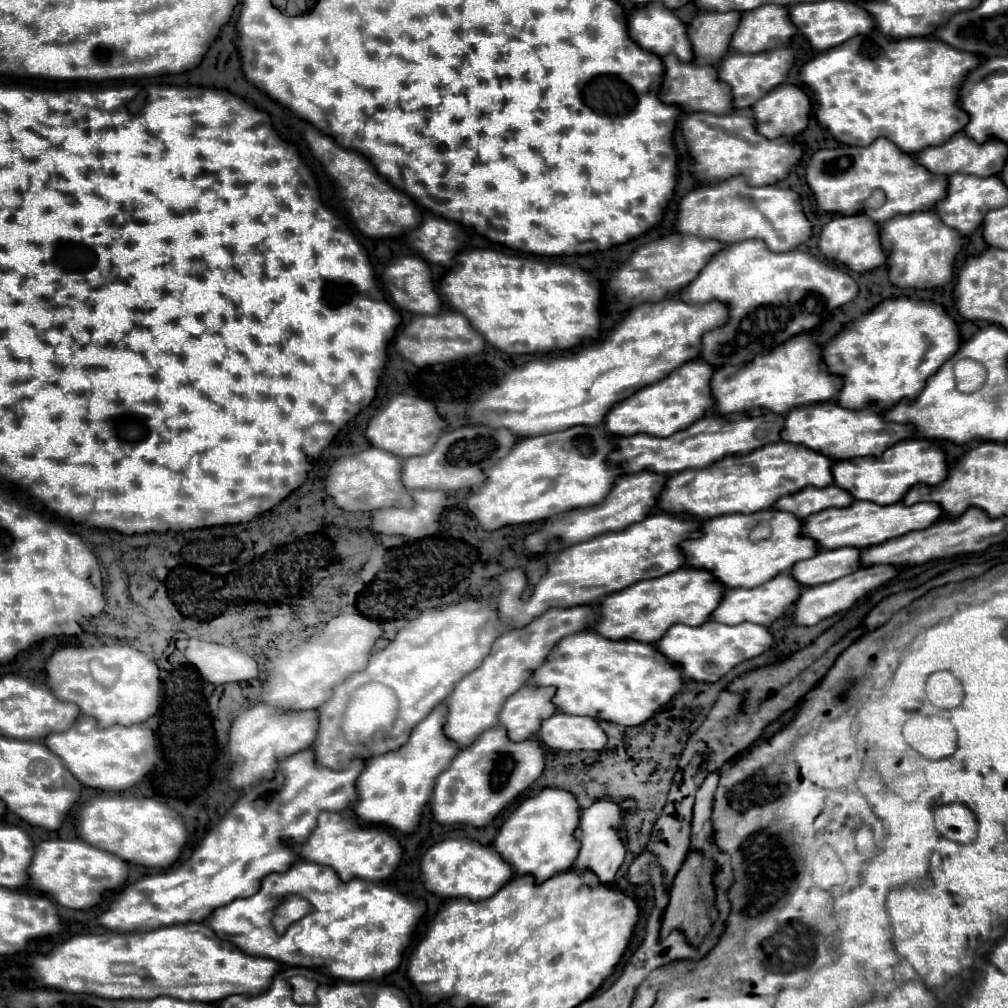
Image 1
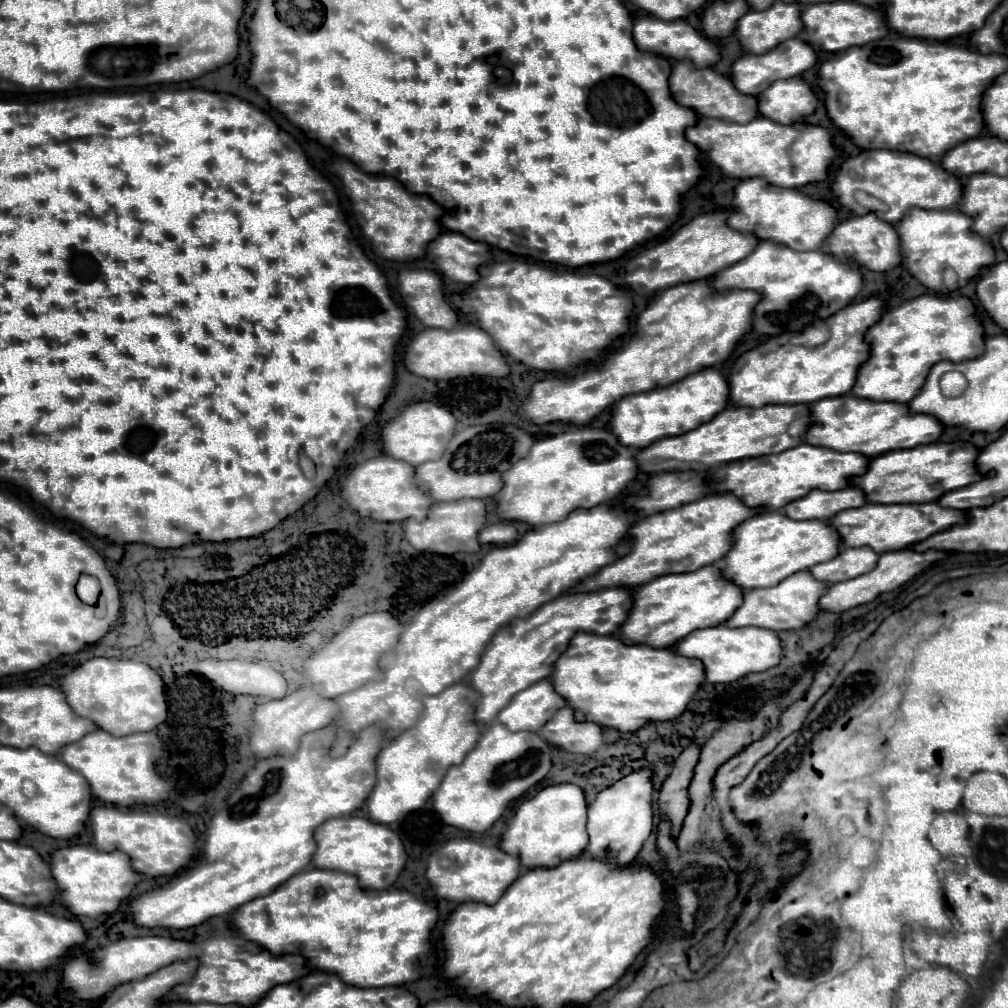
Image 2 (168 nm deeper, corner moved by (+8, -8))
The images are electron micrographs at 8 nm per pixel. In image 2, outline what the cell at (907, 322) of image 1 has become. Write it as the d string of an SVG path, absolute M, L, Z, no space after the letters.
M920 295L882 315L866 335L870 357L860 365L852 395L868 401L892 399L910 403L926 383L928 371L938 361L964 361L982 355L984 331L974 317L974 305L968 297Z

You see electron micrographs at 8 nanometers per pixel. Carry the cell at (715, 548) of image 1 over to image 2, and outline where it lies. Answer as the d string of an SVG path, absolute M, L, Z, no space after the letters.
M762 511L732 529L732 547L726 553L726 557L722 559L720 573L726 581L738 585L744 591L758 589L758 587L774 587L776 583L784 581L786 577L790 577L798 571L806 571L816 563L830 561L832 557L838 555L838 551L840 551L840 537L828 523L824 523L824 521L794 521L794 519L788 519L782 511Z

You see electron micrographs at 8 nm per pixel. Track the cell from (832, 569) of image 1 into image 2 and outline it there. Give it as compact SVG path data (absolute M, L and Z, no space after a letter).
M858 547L858 549L842 549L834 559L818 563L810 567L808 571L816 581L822 583L840 583L854 579L858 575L864 575L872 571L878 563L878 555L870 547Z

